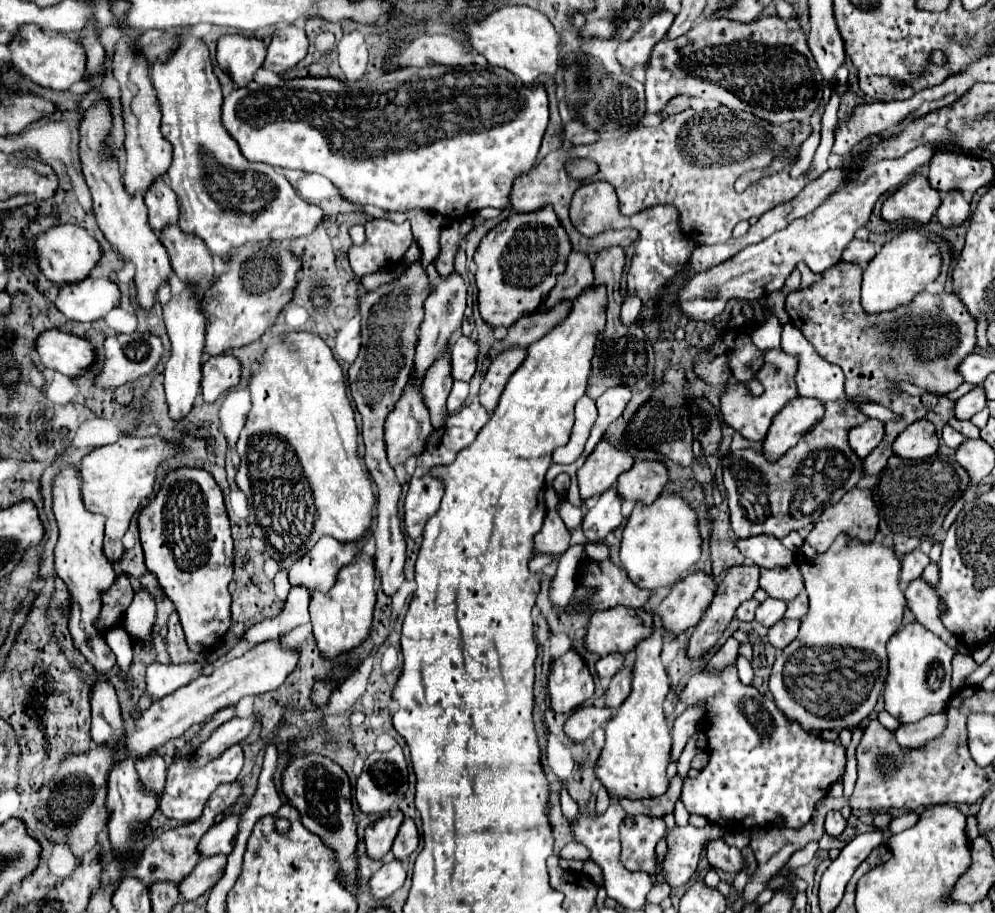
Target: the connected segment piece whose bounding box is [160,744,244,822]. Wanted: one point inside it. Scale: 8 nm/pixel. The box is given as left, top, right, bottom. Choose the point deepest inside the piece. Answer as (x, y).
(187, 790)

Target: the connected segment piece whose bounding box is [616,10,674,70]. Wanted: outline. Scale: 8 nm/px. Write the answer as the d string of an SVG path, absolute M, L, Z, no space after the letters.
M660 10L660 12L652 14L648 20L644 20L640 30L630 40L620 42L618 52L616 52L618 62L626 70L632 70L636 64L646 66L652 46L664 38L664 34L668 32L668 26L672 24L672 18L674 18L672 12Z

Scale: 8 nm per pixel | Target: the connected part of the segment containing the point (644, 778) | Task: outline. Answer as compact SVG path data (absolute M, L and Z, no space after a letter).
M656 622L654 632L634 648L632 692L606 724L606 744L596 762L596 776L612 798L654 798L668 790L666 768L670 764L670 732L666 726L662 702L670 690L668 674L660 662L662 626Z

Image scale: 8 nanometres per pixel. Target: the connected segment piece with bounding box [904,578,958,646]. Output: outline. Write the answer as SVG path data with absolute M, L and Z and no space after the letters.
M918 578L916 582L908 584L904 596L906 596L906 606L912 610L912 614L922 626L926 626L942 640L946 638L944 642L948 642L950 646L956 646L958 637L949 632L940 620L940 600L936 598L936 588Z

